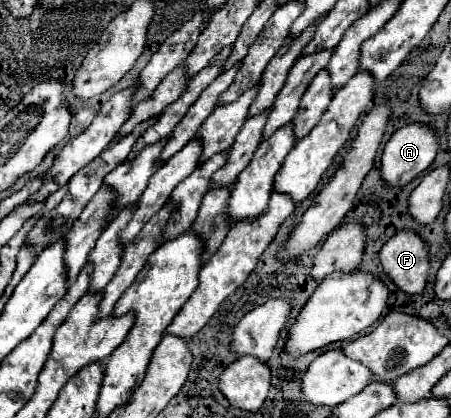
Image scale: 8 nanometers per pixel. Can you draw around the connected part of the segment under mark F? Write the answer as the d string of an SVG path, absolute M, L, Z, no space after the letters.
M414 230L396 232L380 250L380 262L396 286L408 294L420 294L430 274L428 242Z

